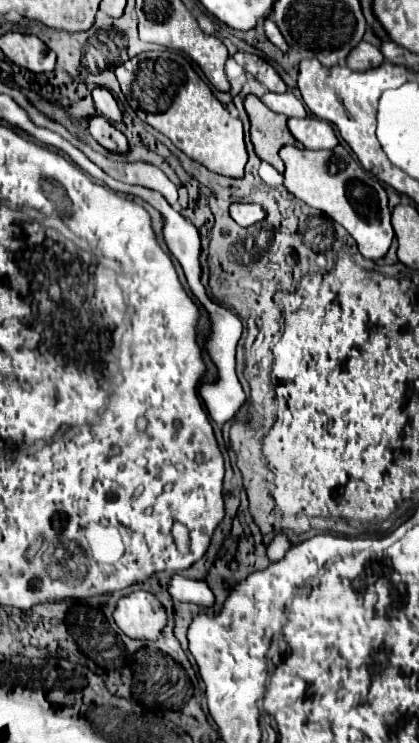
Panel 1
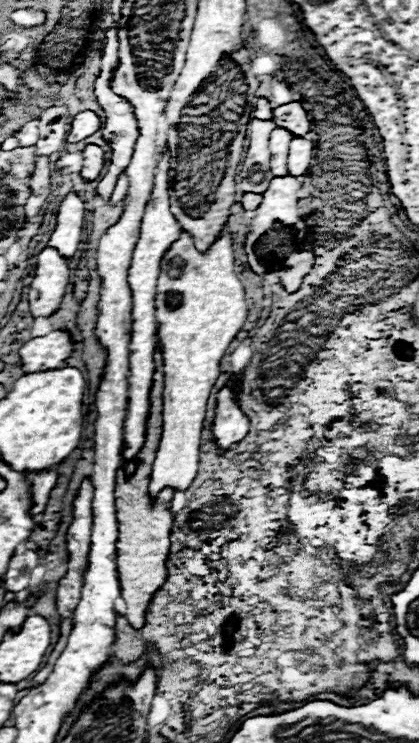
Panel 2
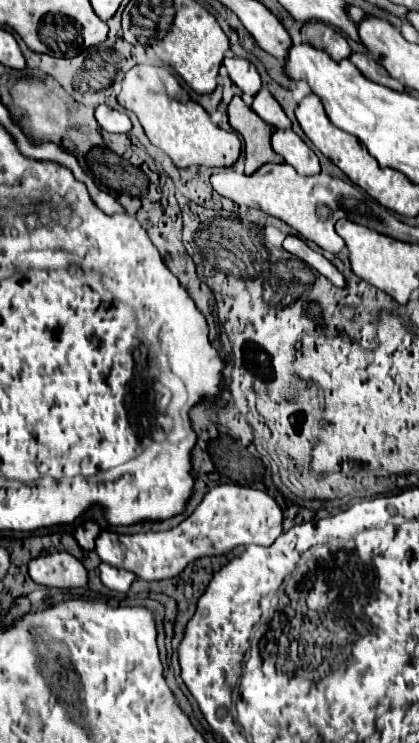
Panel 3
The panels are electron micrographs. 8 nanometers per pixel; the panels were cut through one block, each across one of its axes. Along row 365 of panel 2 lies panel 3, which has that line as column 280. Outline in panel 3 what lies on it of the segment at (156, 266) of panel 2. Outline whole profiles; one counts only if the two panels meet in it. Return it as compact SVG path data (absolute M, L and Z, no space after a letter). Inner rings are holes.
M276 130L272 134L272 148L284 156L284 160L294 166L300 176L314 176L320 172L318 156L308 148L308 144L292 130Z

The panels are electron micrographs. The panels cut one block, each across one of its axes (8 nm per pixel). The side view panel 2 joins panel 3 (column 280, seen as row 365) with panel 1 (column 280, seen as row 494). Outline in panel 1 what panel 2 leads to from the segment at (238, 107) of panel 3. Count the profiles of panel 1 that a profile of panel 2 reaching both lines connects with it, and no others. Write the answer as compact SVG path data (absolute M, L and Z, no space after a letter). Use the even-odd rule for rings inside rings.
M246 96L244 100L244 108L248 112L250 118L250 136L252 136L252 144L256 154L270 162L278 172L284 172L284 162L280 160L278 152L284 144L294 144L300 146L300 142L290 134L290 130L286 128L286 116L280 116L276 112L270 112L270 108L266 108L260 98L256 96Z

